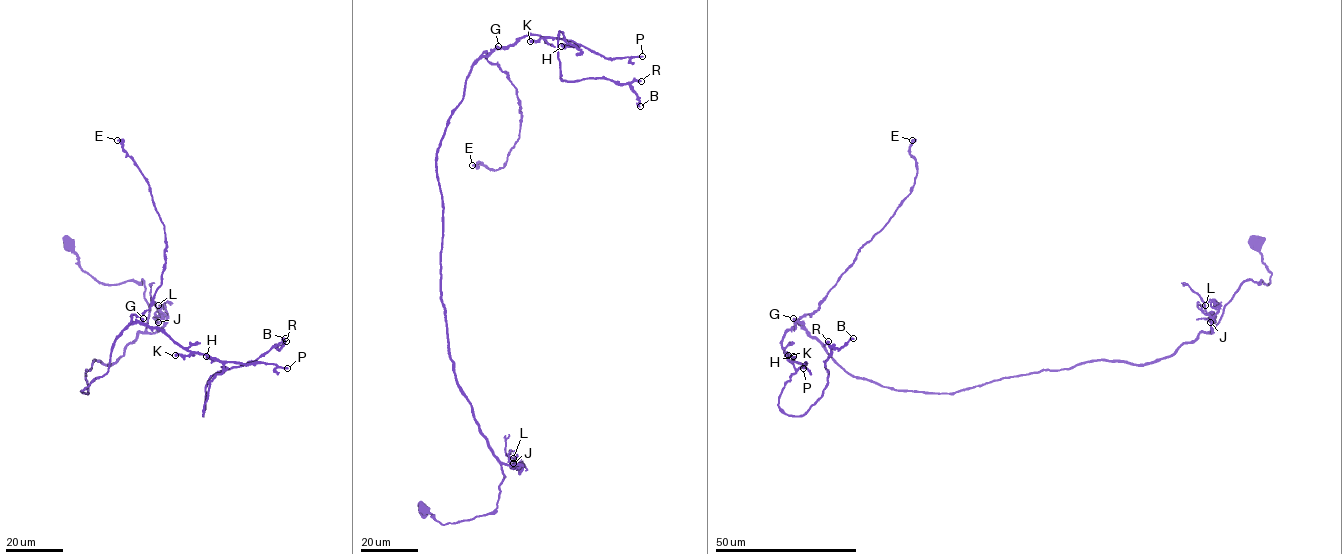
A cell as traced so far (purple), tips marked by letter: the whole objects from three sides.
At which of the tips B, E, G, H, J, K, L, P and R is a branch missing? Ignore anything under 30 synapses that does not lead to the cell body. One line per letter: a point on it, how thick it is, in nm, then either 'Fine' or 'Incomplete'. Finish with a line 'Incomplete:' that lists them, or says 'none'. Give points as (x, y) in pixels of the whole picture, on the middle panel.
B: Place: (640, 106). Thickness 360 nm. Incomplete
E: Place: (472, 165). Thickness 360 nm. Fine
G: Place: (498, 46). Thickness 500 nm. Fine
H: Place: (561, 46). Thickness 550 nm. Fine
J: Place: (513, 463). Thickness 220 nm. Fine
K: Place: (530, 41). Thickness 550 nm. Fine
L: Place: (513, 458). Thickness 190 nm. Fine
P: Place: (642, 56). Thickness 240 nm. Incomplete
R: Place: (641, 81). Thickness 320 nm. Incomplete
Incomplete: B, P, R

